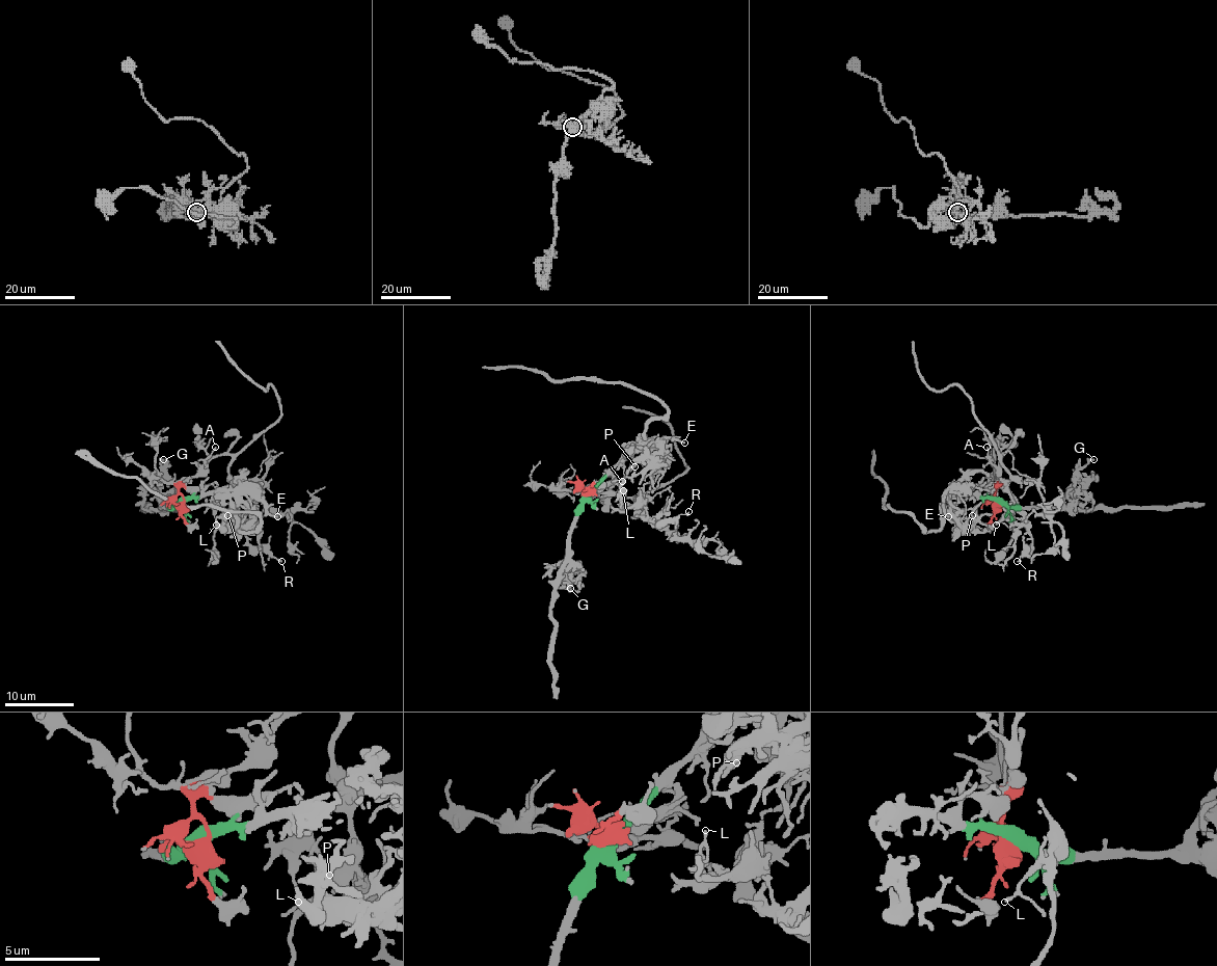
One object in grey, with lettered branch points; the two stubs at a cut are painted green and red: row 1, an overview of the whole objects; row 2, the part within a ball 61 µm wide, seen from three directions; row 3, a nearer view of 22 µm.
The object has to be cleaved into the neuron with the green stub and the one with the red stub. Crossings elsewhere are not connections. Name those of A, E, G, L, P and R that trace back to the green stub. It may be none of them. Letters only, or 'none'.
E, G, P

